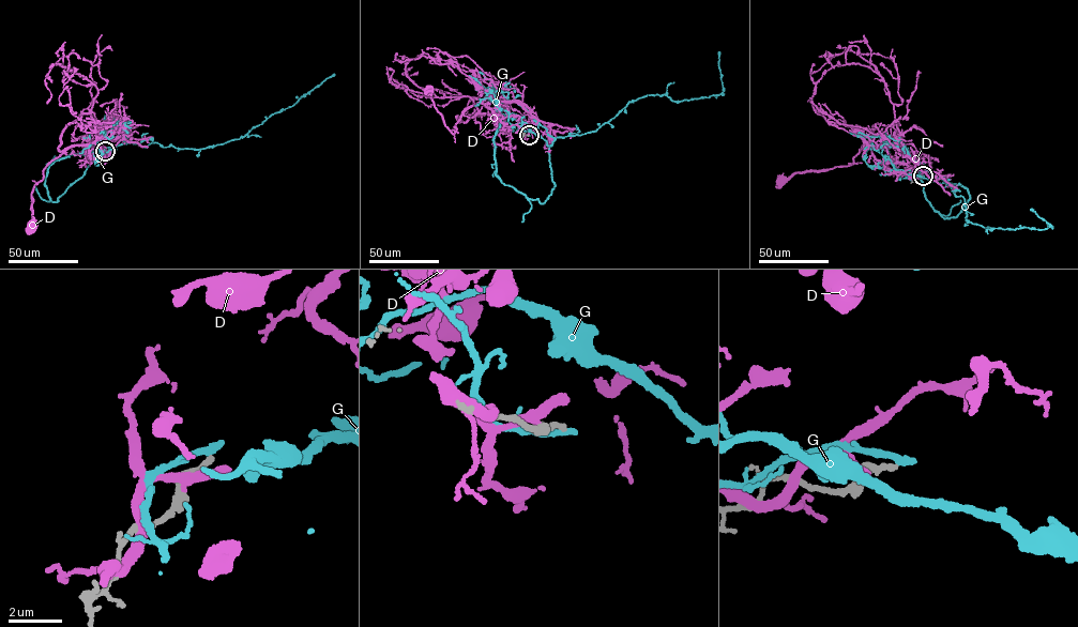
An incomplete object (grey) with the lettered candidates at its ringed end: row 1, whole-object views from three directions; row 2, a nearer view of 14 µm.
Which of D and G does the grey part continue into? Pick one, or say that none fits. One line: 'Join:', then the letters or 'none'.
Join: none

